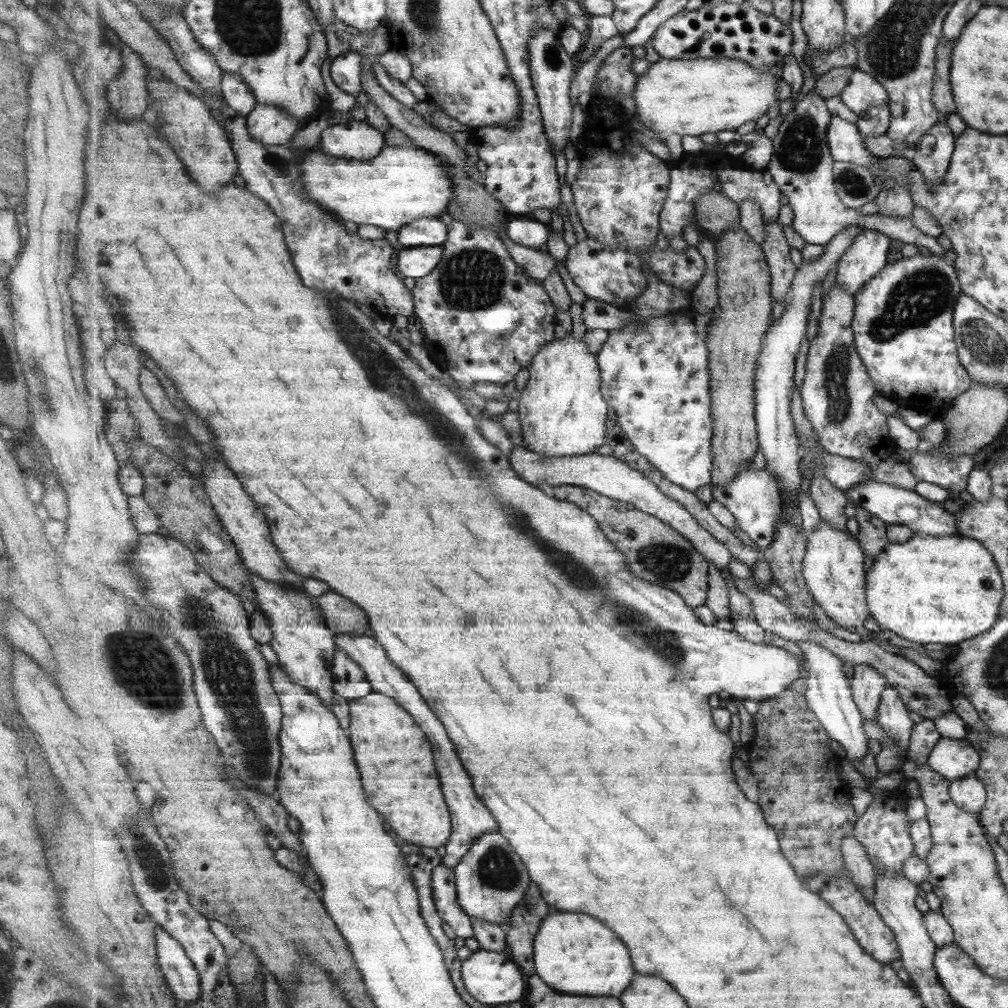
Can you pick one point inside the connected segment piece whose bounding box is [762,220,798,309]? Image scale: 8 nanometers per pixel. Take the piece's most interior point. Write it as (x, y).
(777, 250)

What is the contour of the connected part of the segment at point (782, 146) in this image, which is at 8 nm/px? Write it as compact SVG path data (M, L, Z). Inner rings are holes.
M813 90L807 93L785 117L779 127L774 140L774 153L767 170L773 175L775 182L781 188L783 194L787 196L790 205L794 208L795 218L792 228L804 239L805 243L813 245L827 246L840 235L843 229L859 225L864 229L881 231L881 234L889 236L891 240L899 240L903 244L915 244L917 247L925 247L931 254L943 258L943 248L937 243L935 237L922 234L913 228L911 214L906 217L883 216L883 215L863 215L857 209L850 209L842 202L836 187L836 177L834 176L834 162L831 148L828 143L828 128L833 120L833 112L827 110L827 102L820 94L815 94Z

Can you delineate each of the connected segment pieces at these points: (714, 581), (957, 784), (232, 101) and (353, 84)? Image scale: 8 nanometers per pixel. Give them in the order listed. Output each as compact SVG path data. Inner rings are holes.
M714 562L710 563L709 586L707 598L705 598L707 602L704 605L712 612L716 624L729 626L732 620L732 612L729 608L730 586L727 577L714 565Z
M974 776L956 779L948 785L948 796L965 812L977 815L983 810L987 798L983 782Z
M224 73L222 78L222 94L226 103L241 116L248 117L258 105L251 88L238 74Z
M348 52L331 62L330 69L334 83L347 94L355 97L358 97L364 88L361 62L363 62L363 56L358 52Z

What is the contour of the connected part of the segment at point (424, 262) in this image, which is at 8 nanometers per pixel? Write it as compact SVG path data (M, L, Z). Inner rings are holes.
M443 245L403 248L398 255L398 271L404 277L414 280L426 278L436 271L442 259L444 259Z

